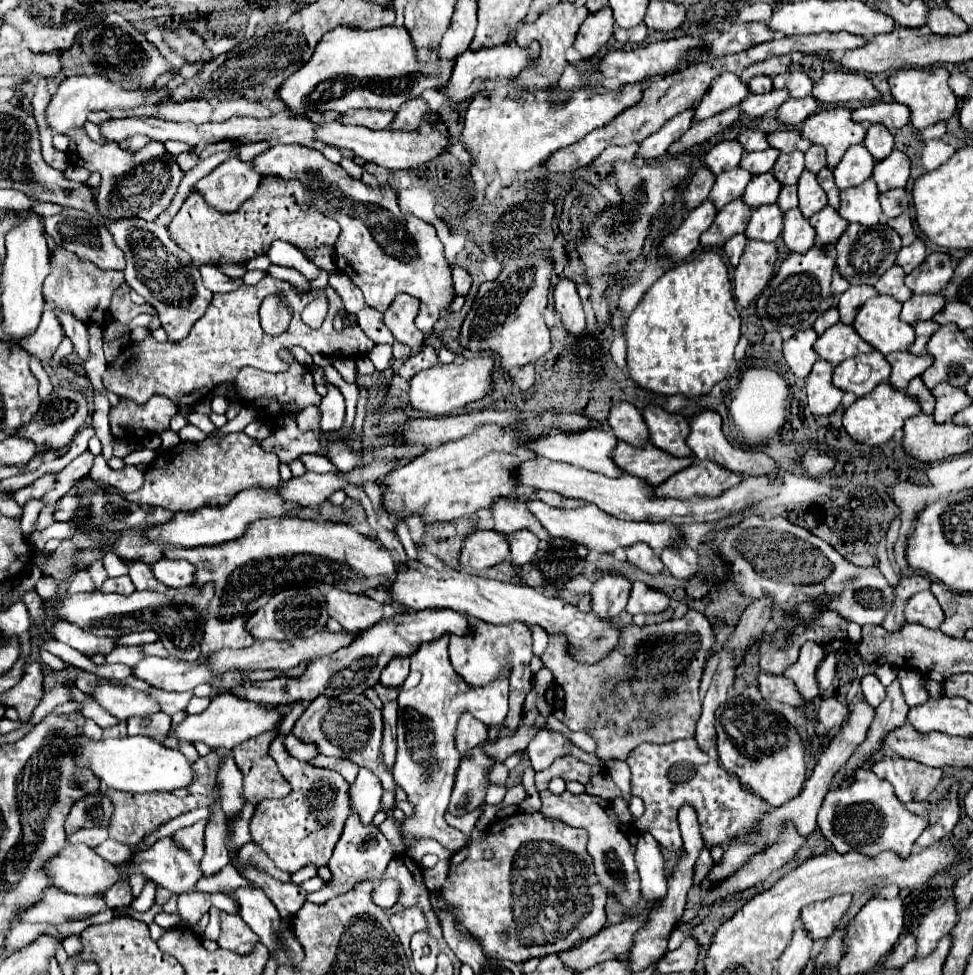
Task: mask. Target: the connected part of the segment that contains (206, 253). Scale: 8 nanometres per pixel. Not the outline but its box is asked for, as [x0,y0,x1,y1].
[168,175,340,267]

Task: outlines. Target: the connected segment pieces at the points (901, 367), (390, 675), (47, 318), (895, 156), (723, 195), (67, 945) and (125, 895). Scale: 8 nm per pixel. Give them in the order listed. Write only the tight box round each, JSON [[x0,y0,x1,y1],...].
[[886,353,934,389],[380,657,410,687],[22,311,64,363],[872,149,910,191],[710,167,752,209],[62,935,82,957],[98,879,132,911]]

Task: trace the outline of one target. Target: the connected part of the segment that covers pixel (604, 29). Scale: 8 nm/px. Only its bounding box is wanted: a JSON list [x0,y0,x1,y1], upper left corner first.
[574,5,614,59]

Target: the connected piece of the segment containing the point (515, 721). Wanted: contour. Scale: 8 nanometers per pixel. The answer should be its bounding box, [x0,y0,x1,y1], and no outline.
[450,617,532,727]

